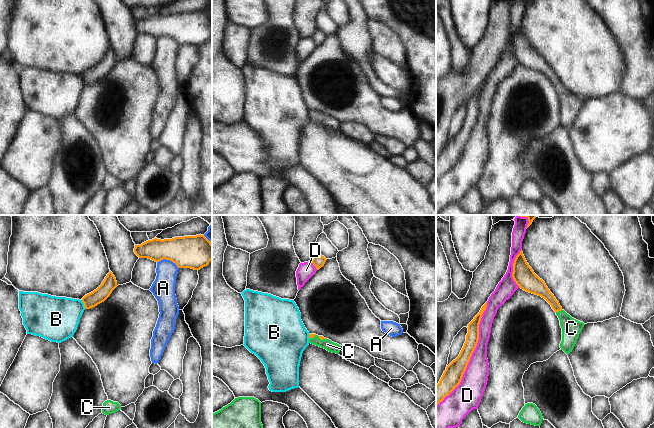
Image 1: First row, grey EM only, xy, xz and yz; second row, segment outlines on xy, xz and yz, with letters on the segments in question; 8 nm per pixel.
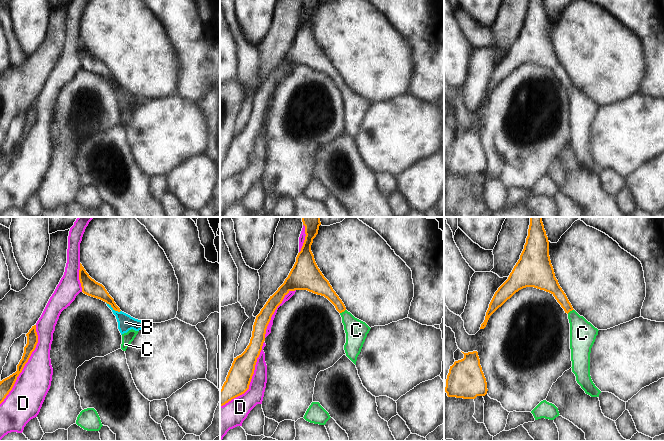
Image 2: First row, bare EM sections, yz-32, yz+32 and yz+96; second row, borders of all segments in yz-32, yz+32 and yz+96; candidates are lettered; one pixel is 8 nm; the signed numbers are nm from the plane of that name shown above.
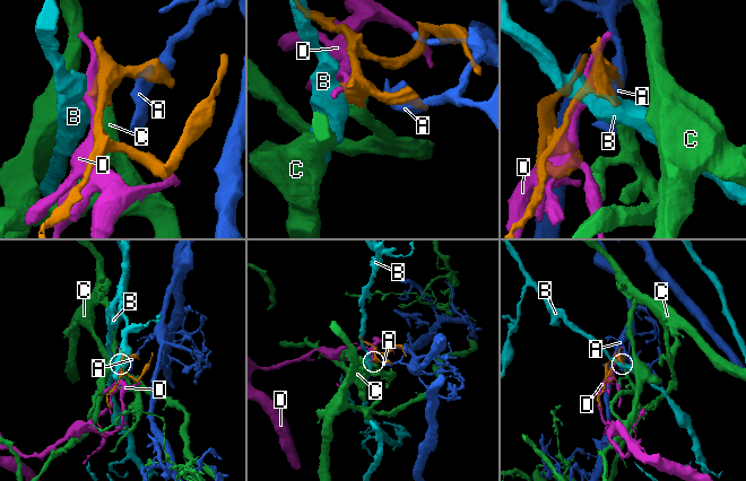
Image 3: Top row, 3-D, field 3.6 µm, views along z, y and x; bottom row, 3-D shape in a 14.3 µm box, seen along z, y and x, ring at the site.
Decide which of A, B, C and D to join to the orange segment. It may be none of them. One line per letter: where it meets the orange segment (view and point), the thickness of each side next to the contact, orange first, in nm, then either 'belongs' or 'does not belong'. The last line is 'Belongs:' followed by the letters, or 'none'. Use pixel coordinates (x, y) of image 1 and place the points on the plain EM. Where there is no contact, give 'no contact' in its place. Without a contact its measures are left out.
A: meets orange in xy at (168, 35); 260 nm thick on the orange side, 190 nm on the other; does not belong
B: meets orange in xy at (84, 80); 120 nm thick on the orange side, 340 nm on the other; does not belong
C: meets orange in yz at (558, 87); 130 nm thick on the orange side, 160 nm on the other; belongs
D: meets orange in yz at (471, 130); 160 nm thick on the orange side, 200 nm on the other; does not belong
Belongs: C

